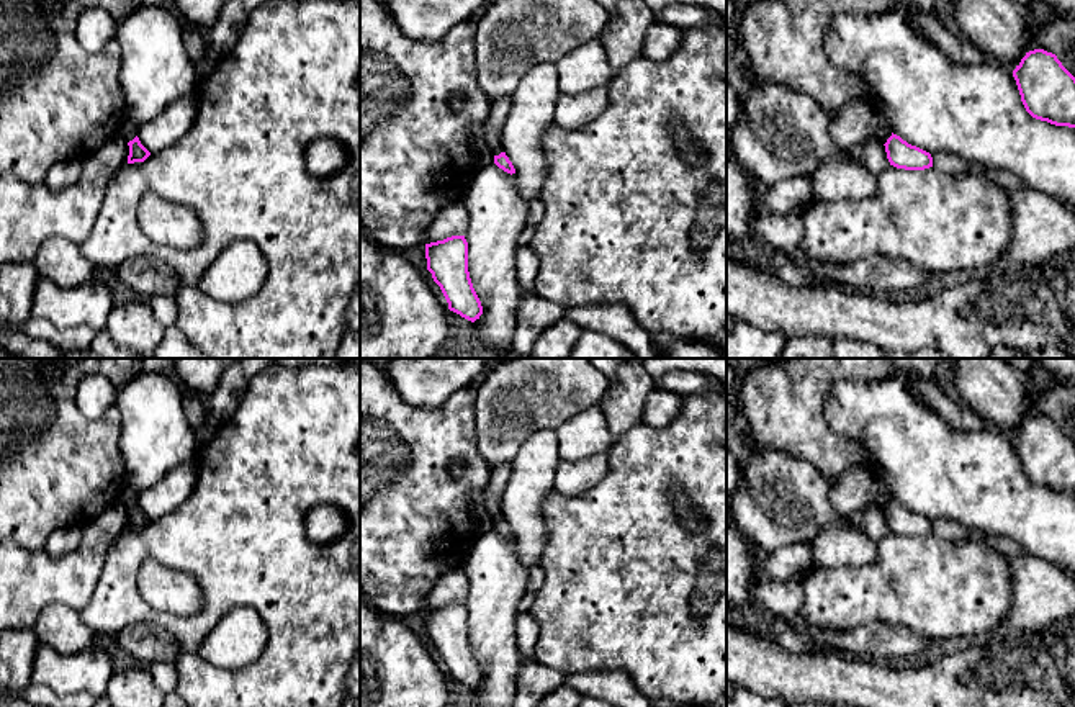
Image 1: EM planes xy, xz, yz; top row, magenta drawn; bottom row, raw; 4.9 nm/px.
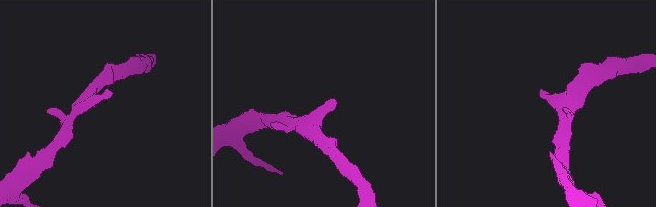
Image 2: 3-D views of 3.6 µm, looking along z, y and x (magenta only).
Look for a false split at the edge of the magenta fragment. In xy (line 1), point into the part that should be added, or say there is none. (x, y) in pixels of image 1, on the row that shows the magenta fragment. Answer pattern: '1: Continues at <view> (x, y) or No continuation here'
1: No continuation here

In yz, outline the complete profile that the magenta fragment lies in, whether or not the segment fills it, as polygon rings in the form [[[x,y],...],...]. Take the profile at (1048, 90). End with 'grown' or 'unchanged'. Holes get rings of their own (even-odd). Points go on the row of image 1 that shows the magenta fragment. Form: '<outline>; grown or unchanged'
[[[1044,49],[1026,52],[1013,77],[1032,118],[1075,128],[1075,77],[1055,54]]]; unchanged

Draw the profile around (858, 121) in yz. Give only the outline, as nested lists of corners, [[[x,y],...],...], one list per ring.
[[[862,100],[848,101],[830,118],[830,136],[838,147],[851,147],[870,139],[885,144],[892,136],[888,121],[877,108]]]

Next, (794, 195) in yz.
[[[792,177],[761,193],[761,206],[780,216],[802,216],[815,201],[810,177]]]

